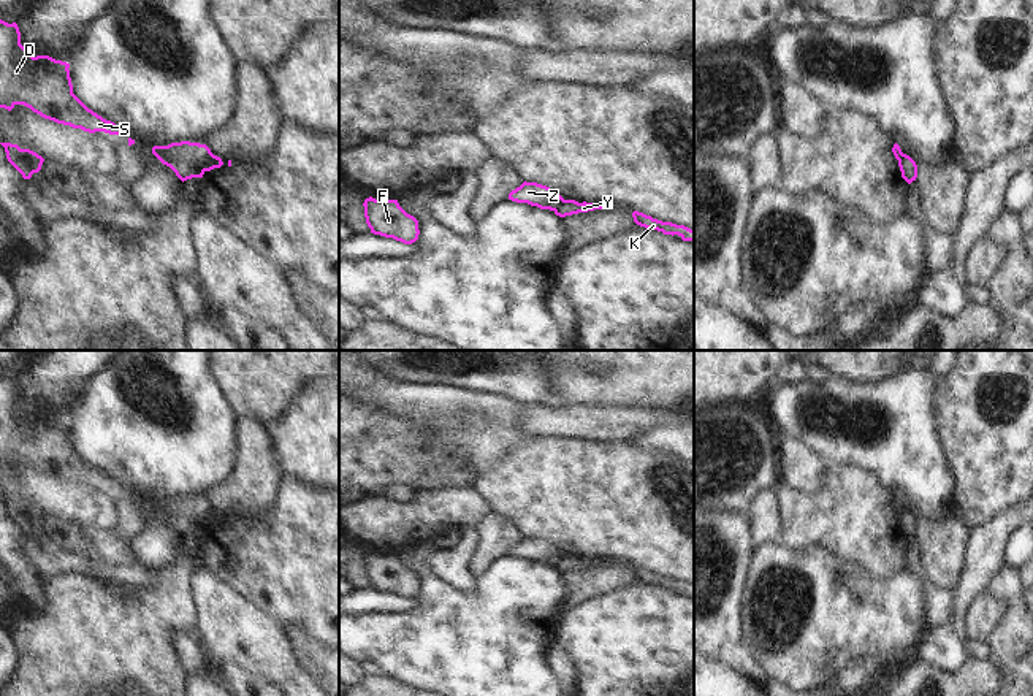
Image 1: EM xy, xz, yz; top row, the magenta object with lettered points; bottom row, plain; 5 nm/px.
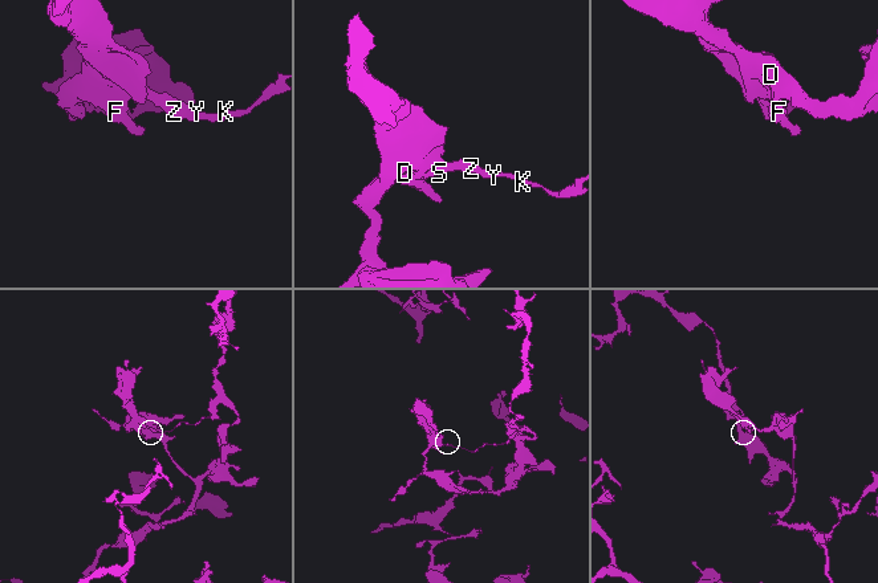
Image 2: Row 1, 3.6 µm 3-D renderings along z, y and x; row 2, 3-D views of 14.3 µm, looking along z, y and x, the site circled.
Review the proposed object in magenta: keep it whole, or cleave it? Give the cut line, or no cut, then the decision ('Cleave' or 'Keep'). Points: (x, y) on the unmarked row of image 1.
Split along xy (213, 509), (205, 525). Cleave

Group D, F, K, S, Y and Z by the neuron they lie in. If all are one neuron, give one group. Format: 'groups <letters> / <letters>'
groups D F S Z / K Y

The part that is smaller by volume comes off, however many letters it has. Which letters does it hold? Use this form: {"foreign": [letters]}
{"foreign": ["K", "Y"]}

